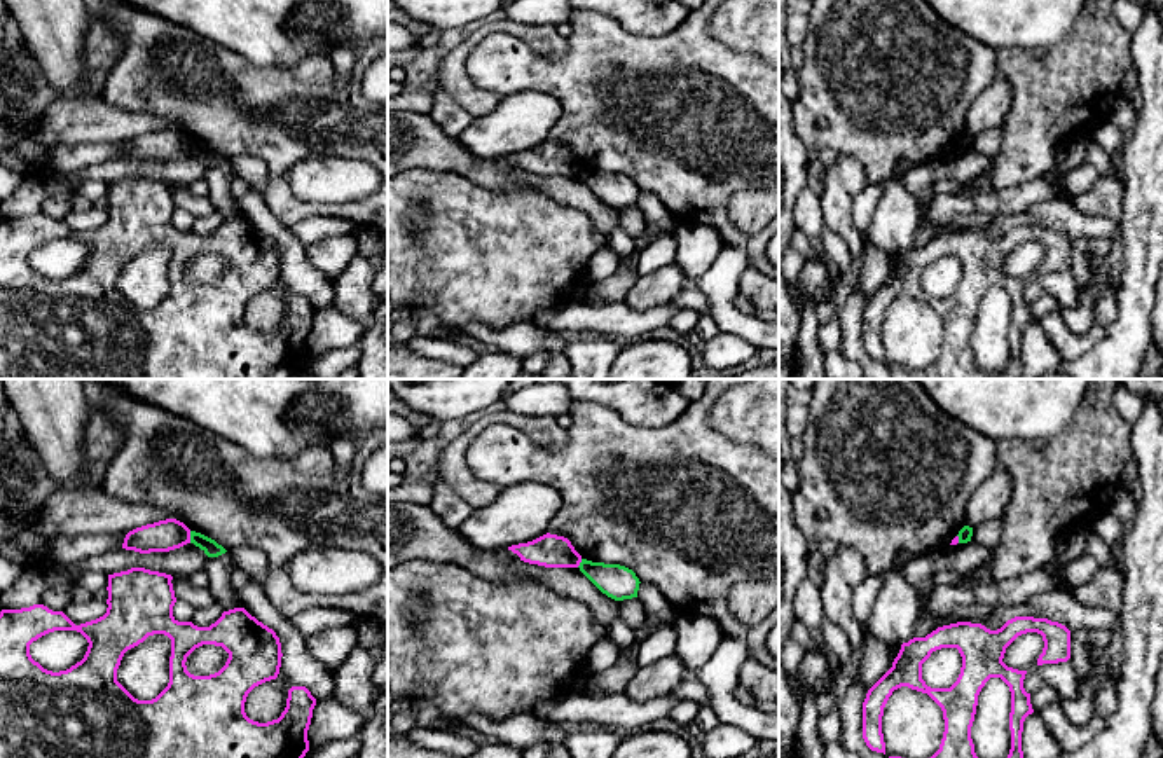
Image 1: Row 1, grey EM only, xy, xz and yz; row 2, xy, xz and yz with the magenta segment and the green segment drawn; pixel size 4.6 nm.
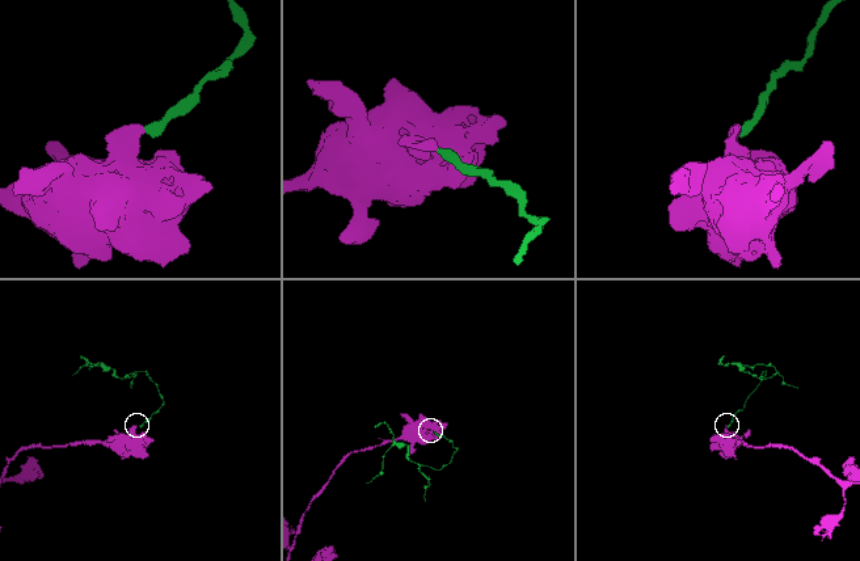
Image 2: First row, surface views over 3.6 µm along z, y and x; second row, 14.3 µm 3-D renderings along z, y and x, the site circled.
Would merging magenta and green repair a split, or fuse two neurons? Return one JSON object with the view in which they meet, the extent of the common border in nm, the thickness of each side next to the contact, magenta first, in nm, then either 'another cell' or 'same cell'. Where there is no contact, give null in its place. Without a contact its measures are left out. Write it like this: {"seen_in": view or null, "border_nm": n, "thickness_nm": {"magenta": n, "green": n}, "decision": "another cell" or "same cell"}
{"seen_in": "xy", "border_nm": 60, "thickness_nm": {"magenta": 140, "green": 80}, "decision": "another cell"}

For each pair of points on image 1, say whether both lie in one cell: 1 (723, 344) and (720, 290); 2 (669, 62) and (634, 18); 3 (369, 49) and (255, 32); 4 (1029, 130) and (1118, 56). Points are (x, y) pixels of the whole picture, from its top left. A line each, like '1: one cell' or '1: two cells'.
1: two cells
2: two cells
3: two cells
4: one cell

